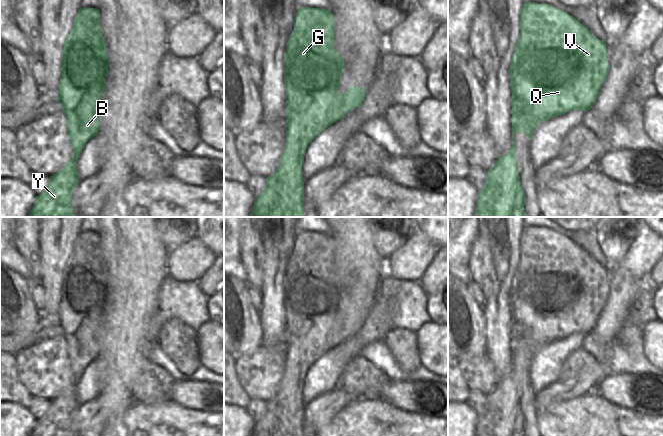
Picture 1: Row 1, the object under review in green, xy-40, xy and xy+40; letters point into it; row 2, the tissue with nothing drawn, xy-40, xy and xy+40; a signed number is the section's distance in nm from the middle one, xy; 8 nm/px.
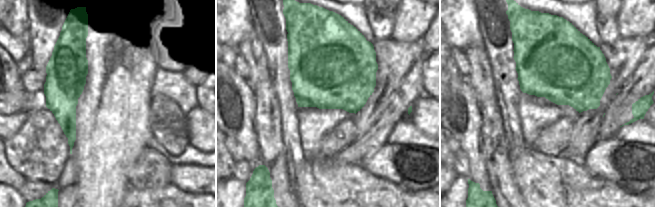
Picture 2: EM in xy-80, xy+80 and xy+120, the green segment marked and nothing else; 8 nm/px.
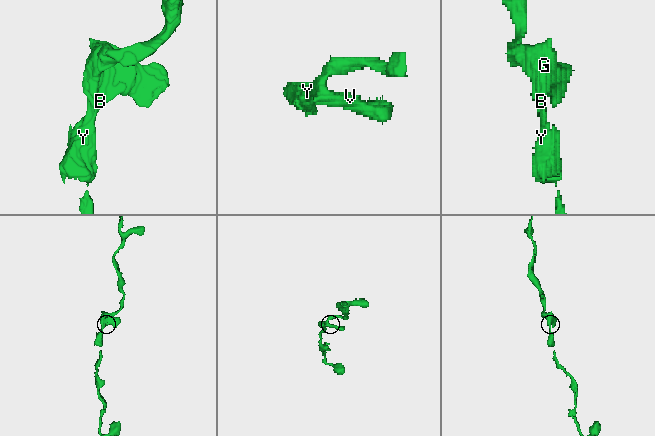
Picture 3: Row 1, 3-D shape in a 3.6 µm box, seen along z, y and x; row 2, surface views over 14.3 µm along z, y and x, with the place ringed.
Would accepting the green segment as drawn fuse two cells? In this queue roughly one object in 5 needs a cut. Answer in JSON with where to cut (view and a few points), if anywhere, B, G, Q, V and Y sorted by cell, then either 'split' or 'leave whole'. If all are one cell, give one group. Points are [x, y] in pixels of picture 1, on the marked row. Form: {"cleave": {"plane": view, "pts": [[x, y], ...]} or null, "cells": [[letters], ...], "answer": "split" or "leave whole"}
{"cleave": null, "cells": [["B", "G", "Q", "V", "Y"]], "answer": "leave whole"}

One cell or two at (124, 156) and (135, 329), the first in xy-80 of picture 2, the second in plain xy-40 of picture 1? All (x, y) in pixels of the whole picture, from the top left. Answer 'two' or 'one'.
one

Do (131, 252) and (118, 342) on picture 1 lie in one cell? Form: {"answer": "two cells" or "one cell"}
{"answer": "one cell"}

